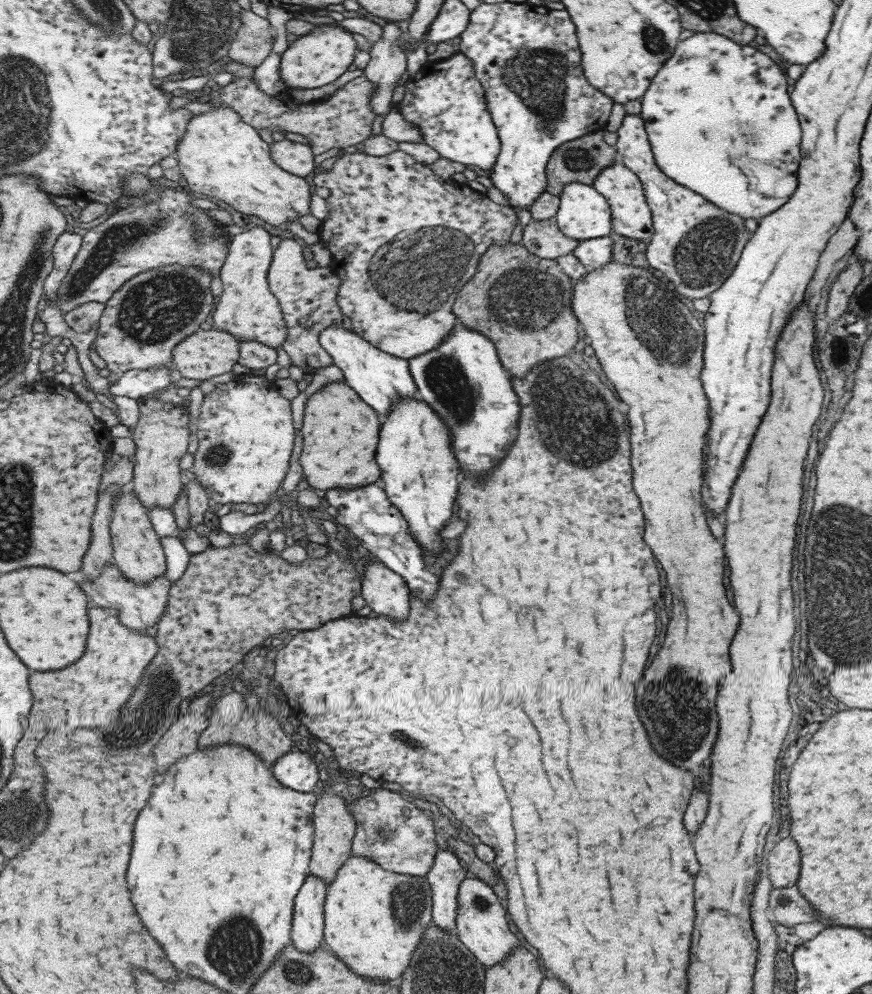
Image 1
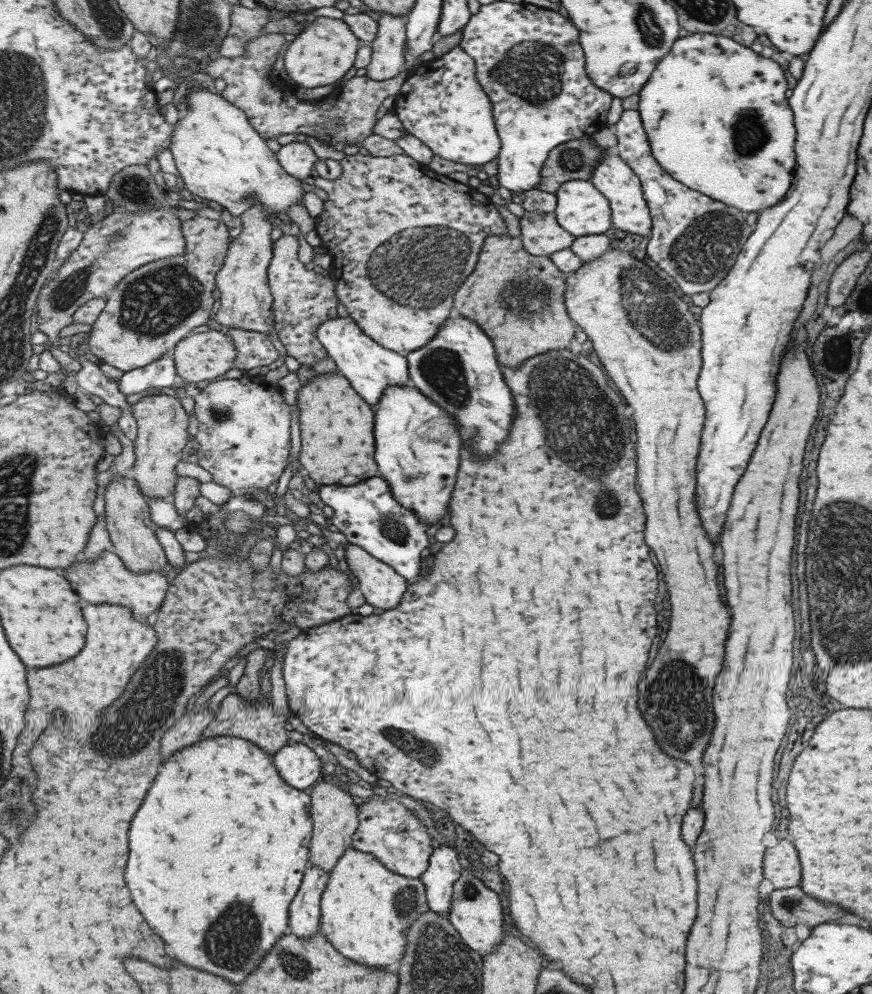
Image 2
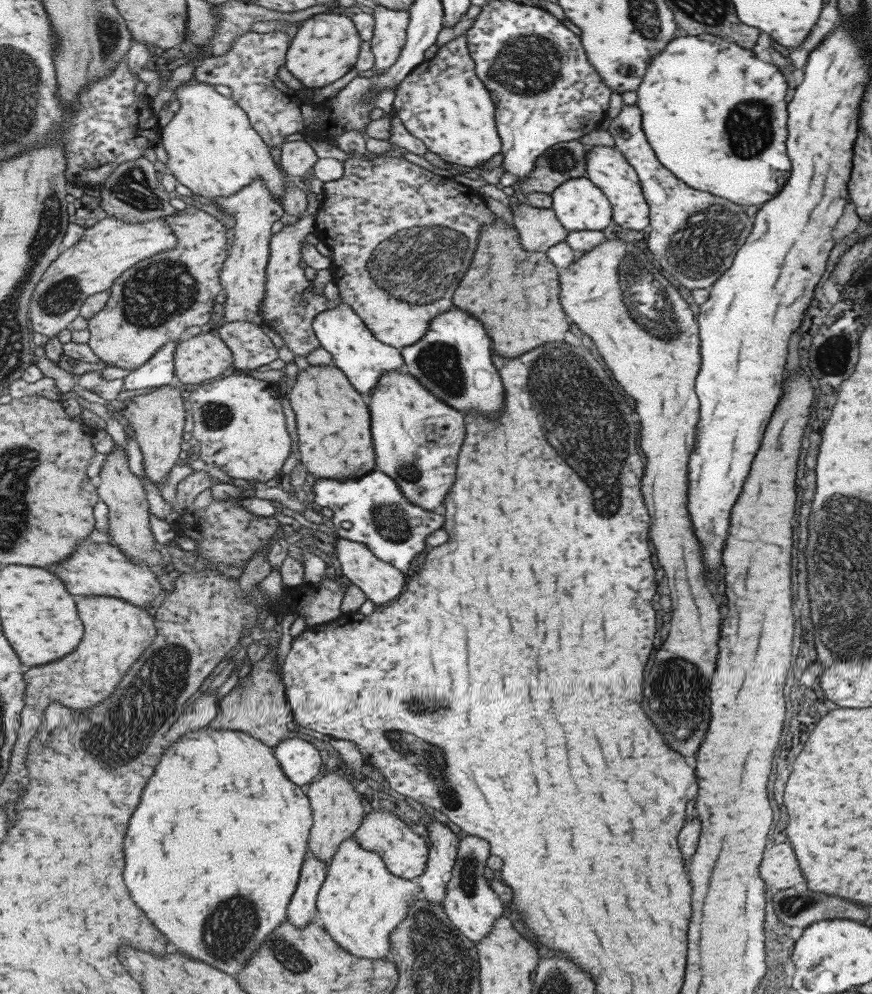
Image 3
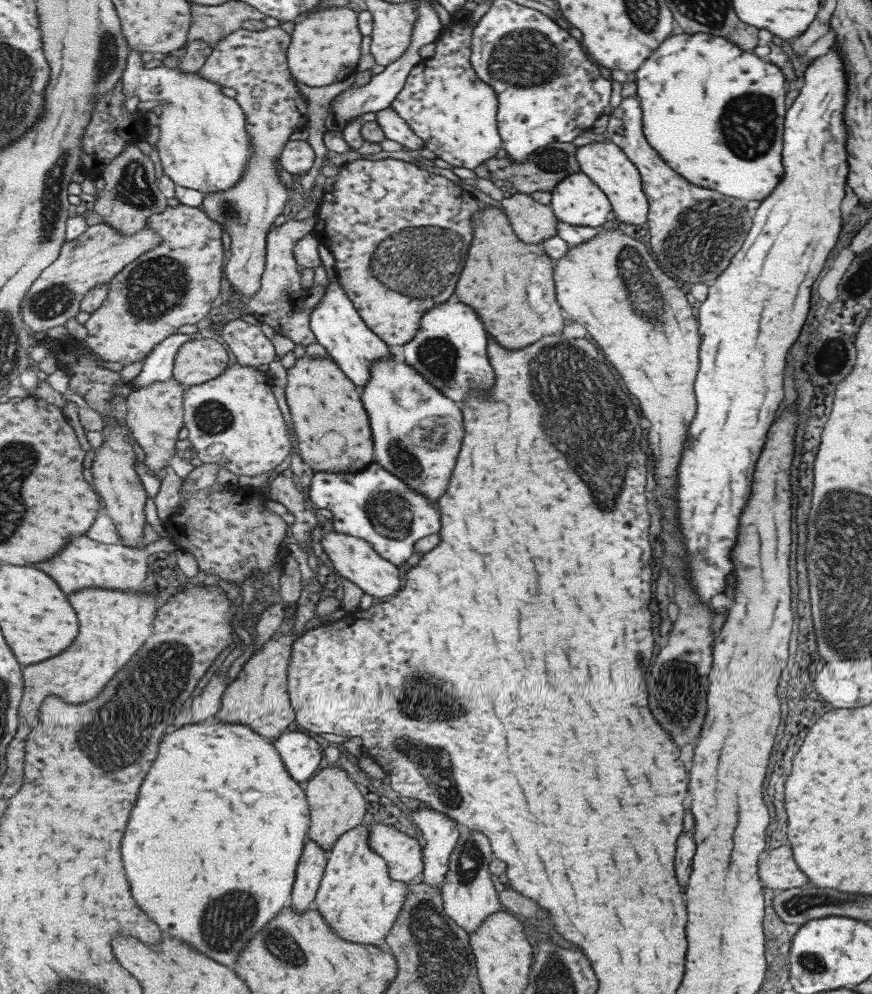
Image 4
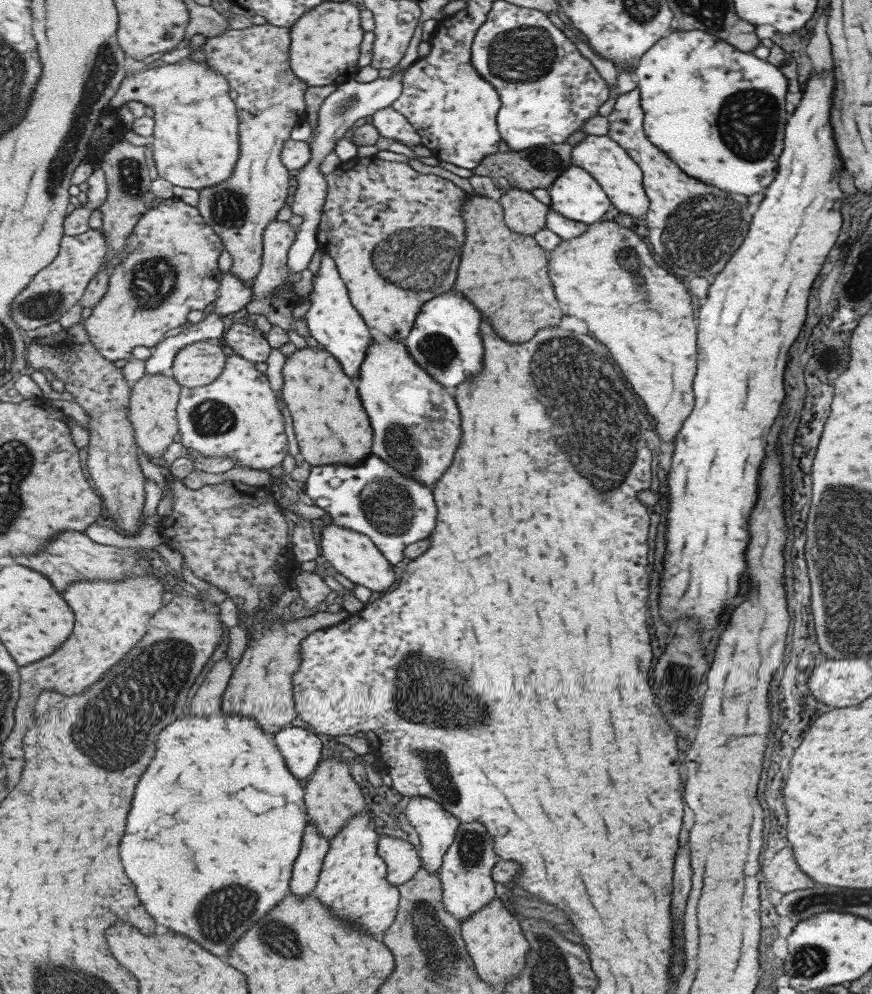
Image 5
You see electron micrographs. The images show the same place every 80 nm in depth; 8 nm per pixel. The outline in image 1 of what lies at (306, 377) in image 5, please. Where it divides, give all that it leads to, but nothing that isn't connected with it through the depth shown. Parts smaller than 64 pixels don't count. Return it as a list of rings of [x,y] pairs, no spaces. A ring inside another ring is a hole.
[[[342,381],[325,384],[305,400],[303,426],[301,426],[301,456],[303,480],[319,490],[356,489],[379,478],[377,464],[373,460],[377,432],[381,419],[353,390]]]

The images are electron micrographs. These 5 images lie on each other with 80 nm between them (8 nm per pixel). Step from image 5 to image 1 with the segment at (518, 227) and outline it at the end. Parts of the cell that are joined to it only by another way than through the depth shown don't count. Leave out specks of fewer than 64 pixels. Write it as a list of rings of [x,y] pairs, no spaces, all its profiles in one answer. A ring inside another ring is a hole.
[[[555,217],[529,219],[522,228],[520,245],[539,258],[555,259],[572,252],[578,241],[565,236],[556,225]]]

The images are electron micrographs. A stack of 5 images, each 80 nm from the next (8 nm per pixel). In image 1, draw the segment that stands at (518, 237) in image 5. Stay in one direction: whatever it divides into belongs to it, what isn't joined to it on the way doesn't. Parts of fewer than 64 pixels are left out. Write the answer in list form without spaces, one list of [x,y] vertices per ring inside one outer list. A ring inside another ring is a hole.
[[[519,242],[491,245],[480,254],[472,277],[458,289],[452,313],[457,323],[485,335],[493,343],[500,365],[509,371],[510,376],[525,378],[532,366],[567,354],[577,342],[578,322],[570,307],[572,284],[572,279],[561,270],[555,259],[539,258]],[[499,320],[505,320],[507,326],[501,326]]]

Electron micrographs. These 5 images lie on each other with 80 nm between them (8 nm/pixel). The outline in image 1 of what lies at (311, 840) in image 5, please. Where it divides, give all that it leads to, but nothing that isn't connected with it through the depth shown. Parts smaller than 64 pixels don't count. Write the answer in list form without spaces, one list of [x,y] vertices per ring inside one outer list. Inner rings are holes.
[[[305,877],[293,905],[293,946],[311,952],[323,942],[325,884],[319,877]]]

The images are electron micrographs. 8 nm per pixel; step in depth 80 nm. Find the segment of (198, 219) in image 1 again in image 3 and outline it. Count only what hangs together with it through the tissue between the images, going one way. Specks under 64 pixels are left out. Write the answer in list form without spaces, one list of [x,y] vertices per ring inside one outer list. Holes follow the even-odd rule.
[[[109,216],[86,228],[81,240],[75,246],[64,250],[60,257],[53,261],[51,268],[37,285],[30,302],[30,321],[33,322],[34,332],[49,337],[43,345],[45,357],[58,365],[62,344],[56,336],[63,328],[69,328],[71,322],[80,315],[87,298],[111,290],[113,283],[126,270],[144,258],[174,249],[177,245],[178,238],[164,217],[147,222],[124,222],[116,216]]]

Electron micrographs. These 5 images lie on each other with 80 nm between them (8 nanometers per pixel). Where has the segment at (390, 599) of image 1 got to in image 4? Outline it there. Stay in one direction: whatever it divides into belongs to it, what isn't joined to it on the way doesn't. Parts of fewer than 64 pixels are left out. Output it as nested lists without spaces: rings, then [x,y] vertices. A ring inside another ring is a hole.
[[[327,531],[321,538],[317,548],[330,560],[330,567],[338,572],[341,577],[358,586],[363,593],[373,598],[392,597],[402,584],[403,569],[393,566],[381,558],[373,547],[362,538],[351,537],[348,534]]]

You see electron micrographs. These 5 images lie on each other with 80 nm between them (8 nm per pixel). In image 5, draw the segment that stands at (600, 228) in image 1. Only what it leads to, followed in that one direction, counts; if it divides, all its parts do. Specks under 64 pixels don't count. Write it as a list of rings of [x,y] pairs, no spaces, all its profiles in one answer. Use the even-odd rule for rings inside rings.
[[[569,165],[565,172],[561,172],[546,189],[550,193],[550,208],[561,216],[585,223],[601,221],[601,216],[610,207],[610,200],[603,192],[603,189],[593,180],[580,166]]]

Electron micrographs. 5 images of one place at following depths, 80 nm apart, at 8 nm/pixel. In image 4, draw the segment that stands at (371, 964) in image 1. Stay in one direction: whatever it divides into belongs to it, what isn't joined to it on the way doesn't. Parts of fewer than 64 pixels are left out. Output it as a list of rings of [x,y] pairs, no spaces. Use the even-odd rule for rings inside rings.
[[[365,823],[344,832],[327,853],[327,865],[313,908],[329,922],[331,930],[349,942],[381,946],[383,936],[396,922],[397,914],[409,889],[388,876],[386,863],[369,848]]]

